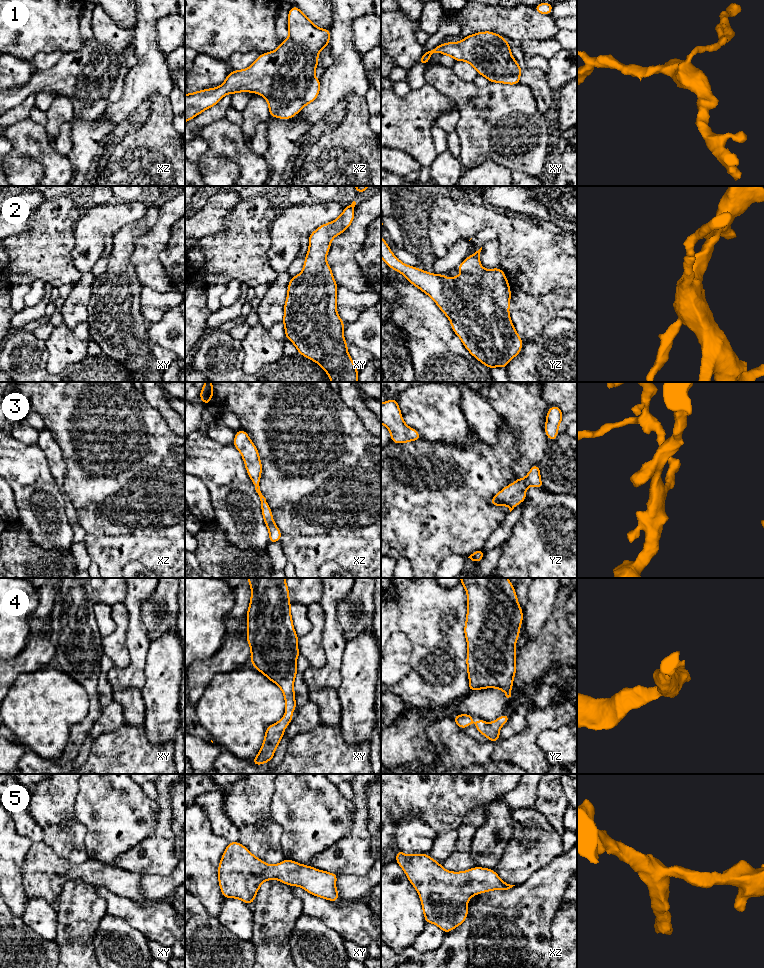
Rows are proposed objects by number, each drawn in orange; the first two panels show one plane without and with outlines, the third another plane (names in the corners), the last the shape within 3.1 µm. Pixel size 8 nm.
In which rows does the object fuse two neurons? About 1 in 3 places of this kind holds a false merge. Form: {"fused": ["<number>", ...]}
{"fused": []}

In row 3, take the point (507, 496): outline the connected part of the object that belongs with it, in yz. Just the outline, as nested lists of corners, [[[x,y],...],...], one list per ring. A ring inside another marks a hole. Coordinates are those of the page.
[[[534,464],[527,476],[523,479],[517,478],[513,484],[509,484],[498,492],[489,502],[493,506],[509,506],[510,512],[521,502],[526,500],[526,488],[534,486],[543,489],[540,477],[539,465]]]

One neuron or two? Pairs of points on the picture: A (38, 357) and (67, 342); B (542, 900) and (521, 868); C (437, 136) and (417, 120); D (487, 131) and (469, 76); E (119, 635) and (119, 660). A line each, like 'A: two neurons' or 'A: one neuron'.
A: two neurons
B: two neurons
C: two neurons
D: two neurons
E: one neuron

